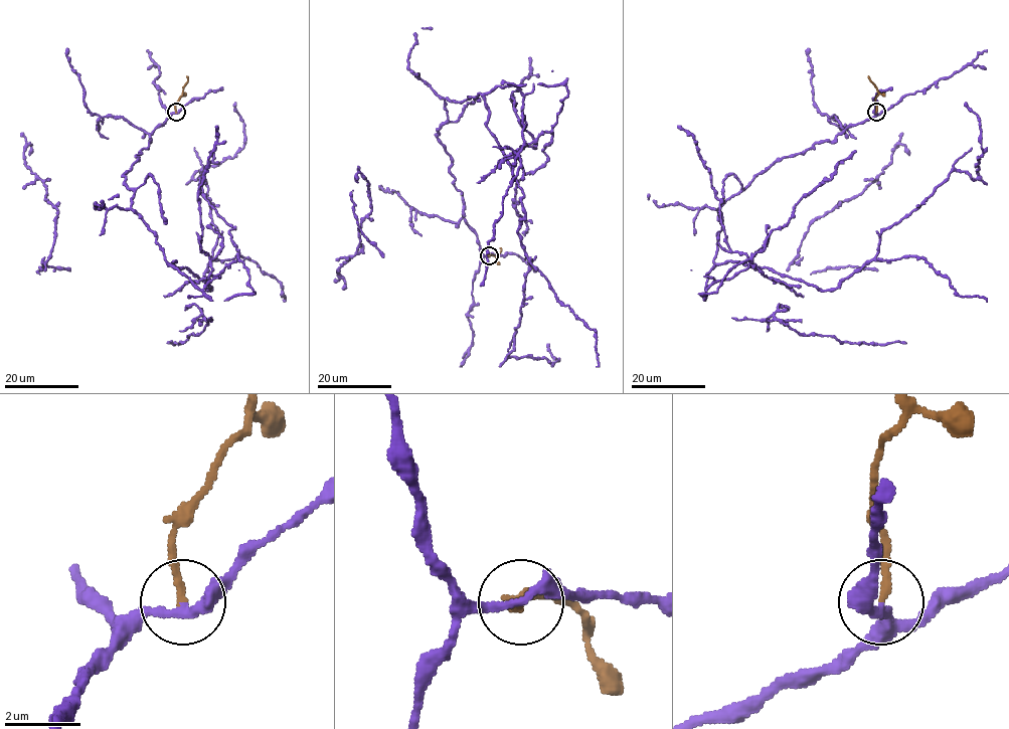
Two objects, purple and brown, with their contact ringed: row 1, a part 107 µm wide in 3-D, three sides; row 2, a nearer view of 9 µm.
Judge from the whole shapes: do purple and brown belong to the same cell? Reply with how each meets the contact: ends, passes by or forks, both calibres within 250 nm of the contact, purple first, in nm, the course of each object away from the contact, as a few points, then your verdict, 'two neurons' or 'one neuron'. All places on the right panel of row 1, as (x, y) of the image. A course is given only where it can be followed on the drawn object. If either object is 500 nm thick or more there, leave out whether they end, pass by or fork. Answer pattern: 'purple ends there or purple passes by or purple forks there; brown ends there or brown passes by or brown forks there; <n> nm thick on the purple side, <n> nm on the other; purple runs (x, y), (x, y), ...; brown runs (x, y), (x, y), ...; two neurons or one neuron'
purple forks there; brown ends there; 200 nm thick on the purple side, 180 nm on the other; purple runs (876, 112), (778, 158), (726, 199), (713, 261), (836, 289), (952, 171), (978, 176), (980, 120), (965, 103); brown runs (876, 112), (878, 90), (867, 76); two neurons

